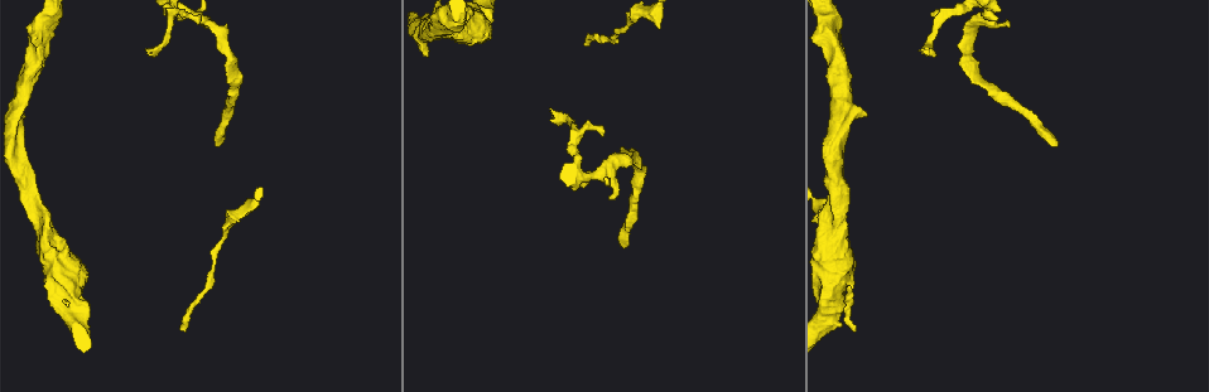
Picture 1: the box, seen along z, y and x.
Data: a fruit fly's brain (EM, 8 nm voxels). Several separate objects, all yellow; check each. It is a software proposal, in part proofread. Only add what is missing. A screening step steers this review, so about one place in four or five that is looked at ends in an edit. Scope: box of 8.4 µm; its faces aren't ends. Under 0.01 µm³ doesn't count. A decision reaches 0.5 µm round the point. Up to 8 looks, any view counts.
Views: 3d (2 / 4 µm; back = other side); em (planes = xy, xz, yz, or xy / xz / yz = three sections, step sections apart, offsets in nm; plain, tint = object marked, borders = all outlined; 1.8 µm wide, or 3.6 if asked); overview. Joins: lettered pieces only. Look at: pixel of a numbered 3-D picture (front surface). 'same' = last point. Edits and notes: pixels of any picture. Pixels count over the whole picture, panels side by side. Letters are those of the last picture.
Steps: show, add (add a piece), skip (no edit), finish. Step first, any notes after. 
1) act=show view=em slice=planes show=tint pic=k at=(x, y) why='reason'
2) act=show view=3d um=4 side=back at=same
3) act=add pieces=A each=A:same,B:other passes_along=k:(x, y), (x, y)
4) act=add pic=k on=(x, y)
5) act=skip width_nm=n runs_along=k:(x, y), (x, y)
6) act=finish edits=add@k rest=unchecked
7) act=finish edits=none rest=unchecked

act=show view=em slice=planes show=borders pic=1 at=(1053, 146) why='long arm stops here'

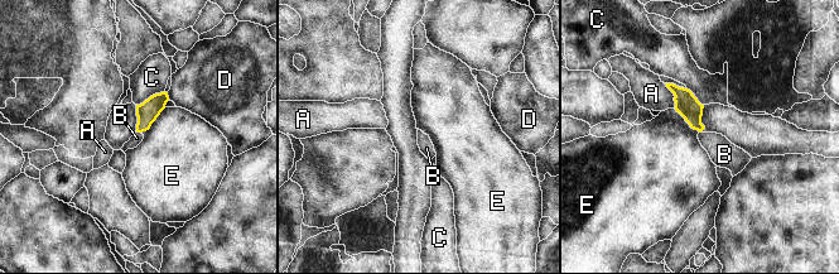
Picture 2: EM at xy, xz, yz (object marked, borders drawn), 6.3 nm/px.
act=add pic=2 on=(136, 138) width_nm=140 each=A:other,B:same,C:other,D:other,E:other passes_along=2:(148, 111), (139, 131), (136, 138) found='it goes on there'

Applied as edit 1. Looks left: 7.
act=show view=3d um=2 pic=1 at=(146, 53)

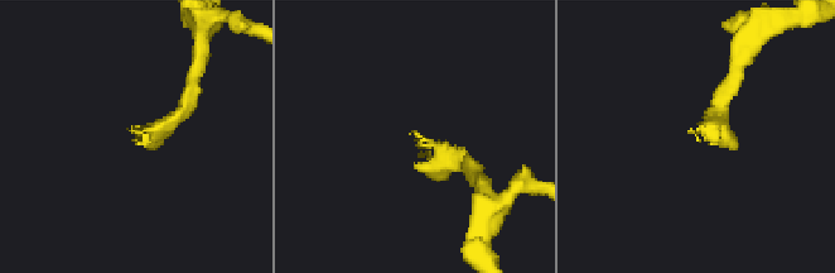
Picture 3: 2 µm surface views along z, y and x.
act=show view=em slice=xz step=16 show=plain pic=3 at=(139, 135) why='now the EM'

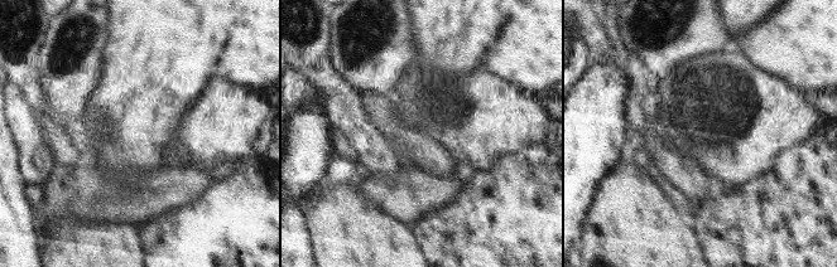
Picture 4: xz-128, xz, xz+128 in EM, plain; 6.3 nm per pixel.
act=show view=em slice=xz step=16 show=borders at=same why='see the neighbours'

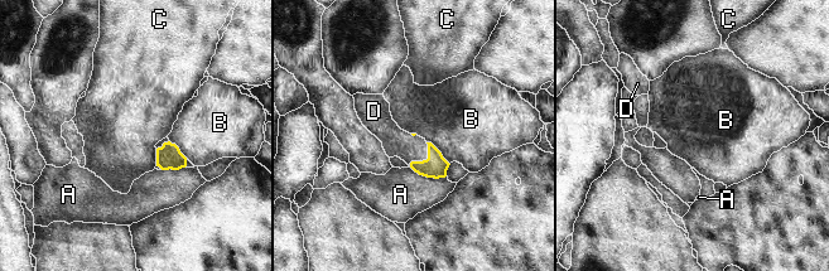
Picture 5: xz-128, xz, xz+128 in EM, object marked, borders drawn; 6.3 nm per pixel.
act=add pic=5 on=(395, 141) each=A:other,B:other,C:other,D:same passes_along=5:(435, 165), (424, 160), (395, 141) found='it goes on there'

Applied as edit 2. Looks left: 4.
act=show view=3d um=4 pic=1 at=(608, 196) why='branch stops here'

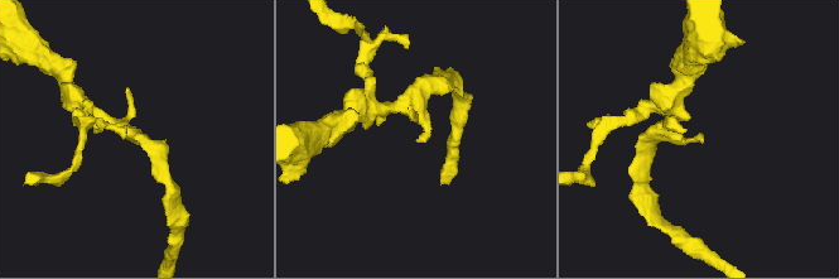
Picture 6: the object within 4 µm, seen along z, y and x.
act=show view=em slice=xy step=8 show=borders pic=6 at=(702, 134) why='now the EM'

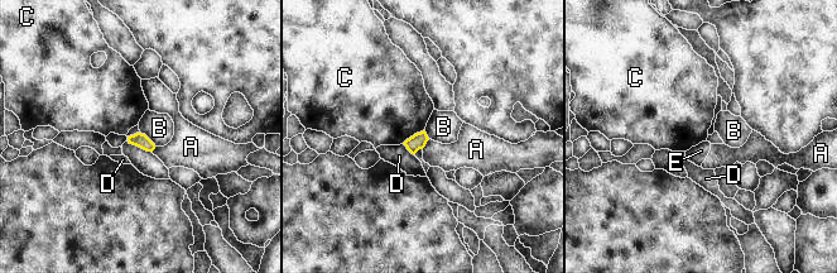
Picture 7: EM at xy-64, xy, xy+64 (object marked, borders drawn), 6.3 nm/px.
act=show view=em slice=planes show=borders at=same why='cut it another way'

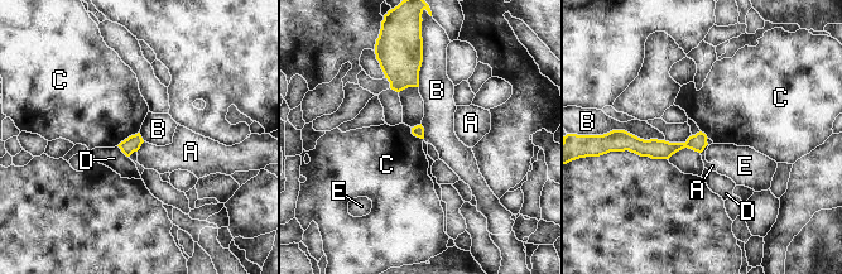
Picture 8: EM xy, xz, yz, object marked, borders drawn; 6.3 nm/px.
act=skip each=A:other,B:other,C:other,D:other,E:other runs_along=8:(703, 138), (672, 148), (628, 142) found='no lettered piece goes on from it'

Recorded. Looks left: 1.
act=finish edits=add@2,add@5 rest=unchecked

